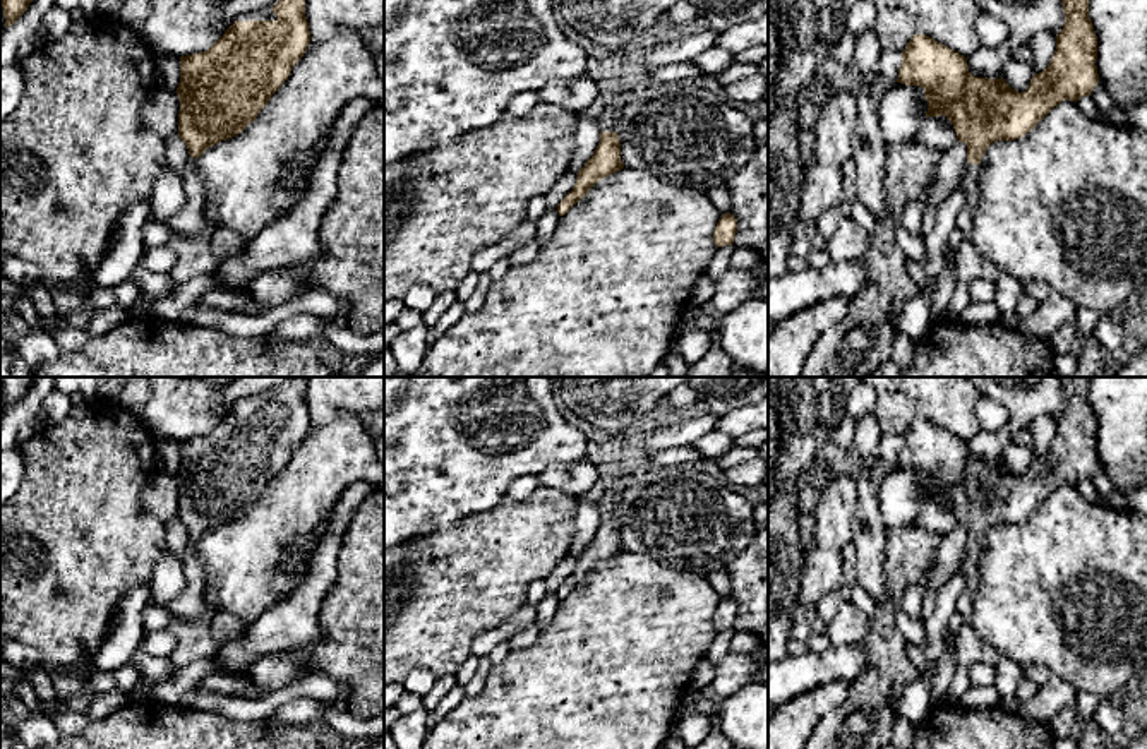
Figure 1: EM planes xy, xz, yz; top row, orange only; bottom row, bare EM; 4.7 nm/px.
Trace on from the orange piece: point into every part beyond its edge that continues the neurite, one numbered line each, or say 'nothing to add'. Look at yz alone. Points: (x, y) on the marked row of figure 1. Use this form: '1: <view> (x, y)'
1: yz (969, 263)

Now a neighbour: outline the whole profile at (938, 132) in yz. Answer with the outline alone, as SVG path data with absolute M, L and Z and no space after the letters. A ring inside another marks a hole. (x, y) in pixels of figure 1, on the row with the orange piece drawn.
M945 115L928 117L914 135L914 141L940 151L946 151L957 142L957 132Z

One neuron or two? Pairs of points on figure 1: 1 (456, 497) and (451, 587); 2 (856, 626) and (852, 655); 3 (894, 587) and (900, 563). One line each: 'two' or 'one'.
1: two
2: two
3: one

